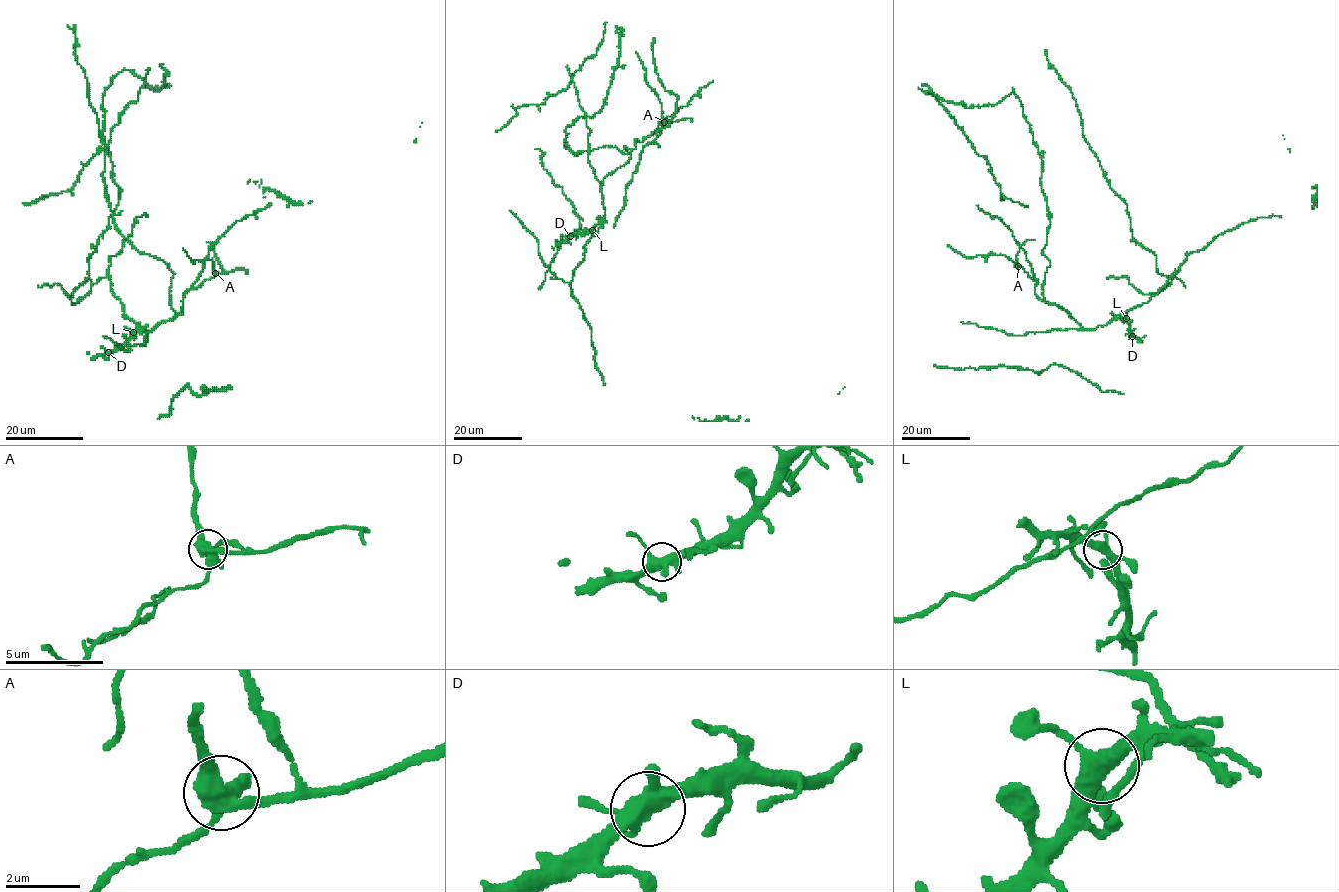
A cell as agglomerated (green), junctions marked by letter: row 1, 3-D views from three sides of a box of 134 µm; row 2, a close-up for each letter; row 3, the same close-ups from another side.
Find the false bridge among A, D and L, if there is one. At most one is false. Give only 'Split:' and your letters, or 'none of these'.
Split: A

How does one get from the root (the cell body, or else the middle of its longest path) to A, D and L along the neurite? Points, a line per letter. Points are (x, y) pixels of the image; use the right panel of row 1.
A: (1043, 288), (1046, 302), (1035, 293), (1038, 281), (1018, 266)
D: (1043, 288), (1043, 296), (1047, 302), (1066, 310), (1084, 329), (1094, 330), (1120, 315), (1127, 320), (1132, 336)
L: (1043, 288), (1043, 296), (1047, 302), (1066, 310), (1084, 329), (1094, 330), (1119, 315), (1126, 318)

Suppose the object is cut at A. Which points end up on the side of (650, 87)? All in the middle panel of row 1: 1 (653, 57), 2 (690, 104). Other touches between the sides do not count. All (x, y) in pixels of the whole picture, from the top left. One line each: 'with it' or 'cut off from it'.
1: cut off from it
2: cut off from it

